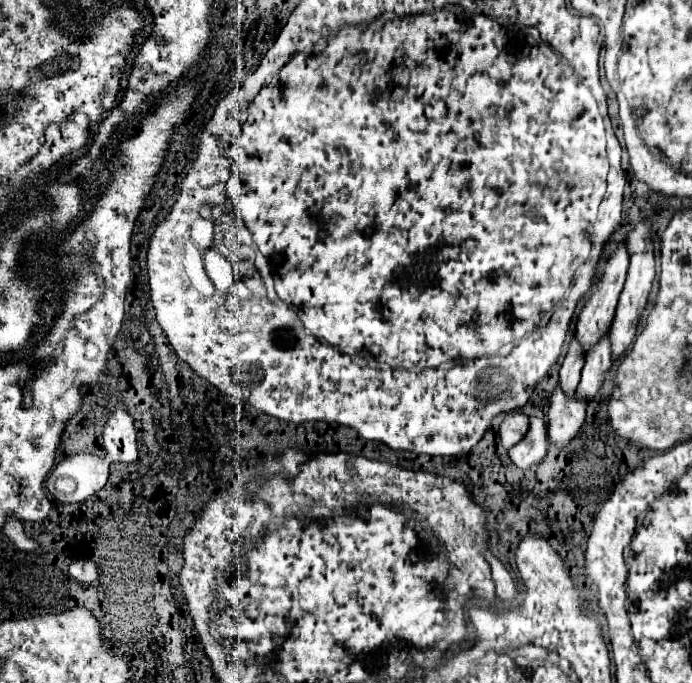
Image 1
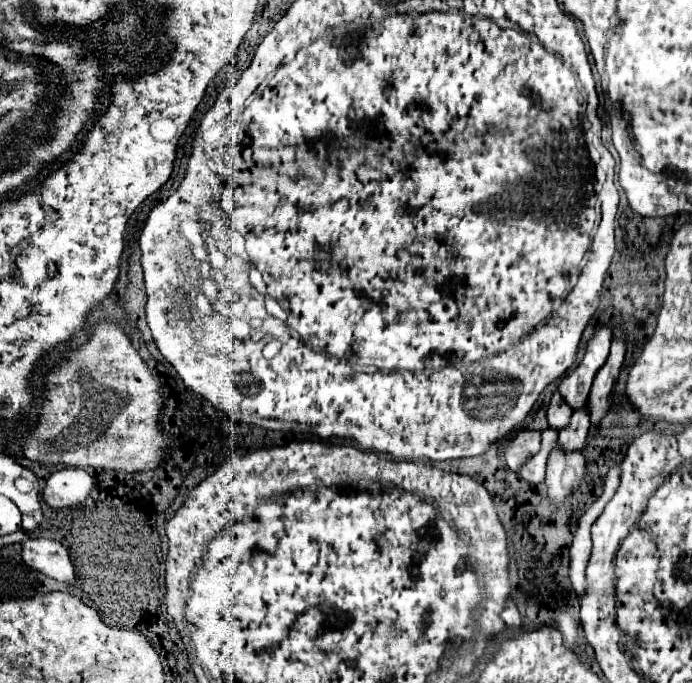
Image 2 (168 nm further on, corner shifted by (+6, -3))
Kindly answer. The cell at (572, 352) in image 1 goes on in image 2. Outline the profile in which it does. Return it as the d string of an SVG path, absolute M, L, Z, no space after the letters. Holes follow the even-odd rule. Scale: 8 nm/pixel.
M556 391L550 401L550 407L548 407L548 425L556 431L562 431L568 425L570 415L572 415L572 409L562 401L560 393Z

